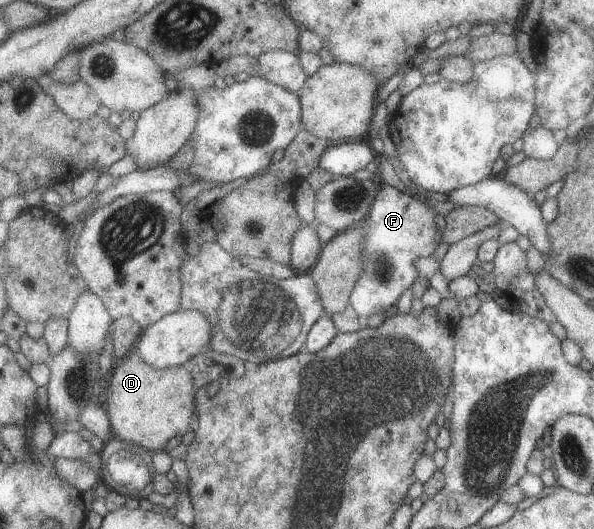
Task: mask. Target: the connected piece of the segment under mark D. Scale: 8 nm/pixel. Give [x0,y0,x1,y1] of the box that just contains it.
[105,352,197,454]

